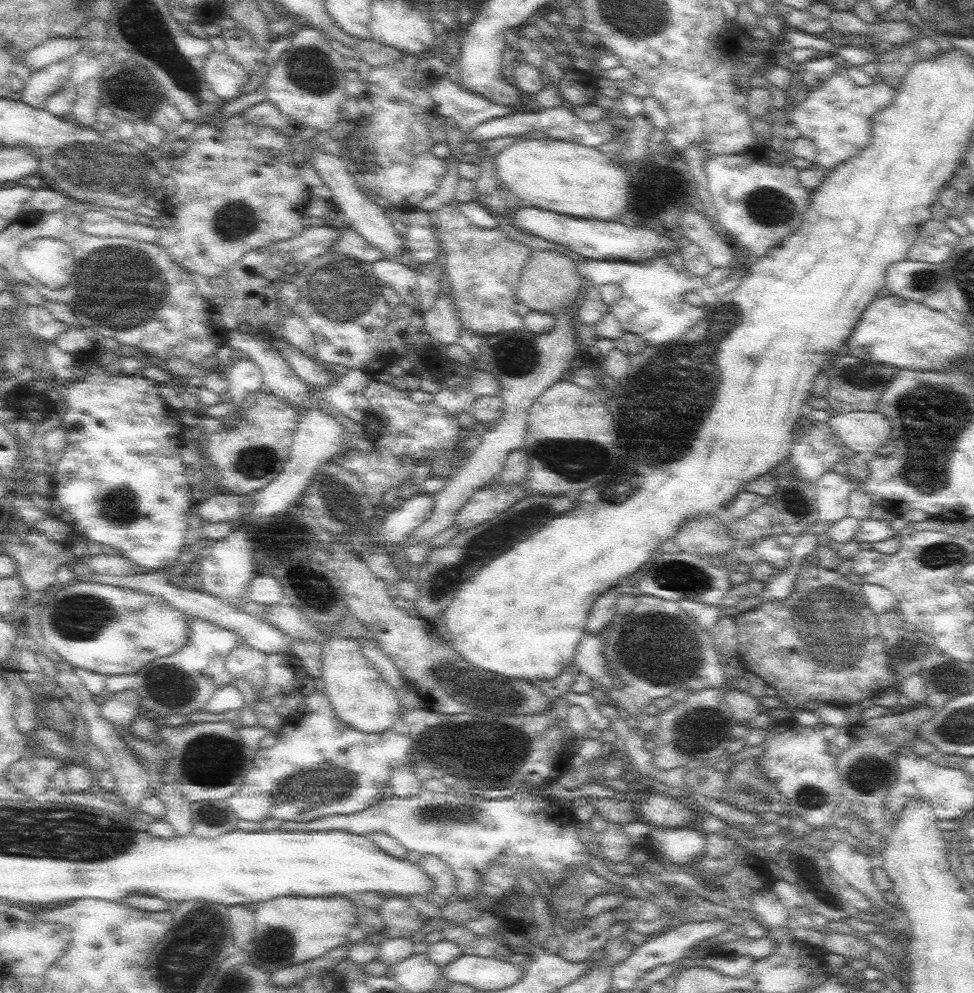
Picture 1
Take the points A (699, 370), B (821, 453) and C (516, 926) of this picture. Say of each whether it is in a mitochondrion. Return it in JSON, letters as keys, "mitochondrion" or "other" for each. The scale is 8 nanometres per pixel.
{"A":"mitochondrion","B":"other","C":"other"}

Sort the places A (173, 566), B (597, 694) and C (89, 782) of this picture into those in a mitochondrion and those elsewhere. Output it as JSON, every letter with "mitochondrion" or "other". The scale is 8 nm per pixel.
{"A":"other","B":"other","C":"other"}

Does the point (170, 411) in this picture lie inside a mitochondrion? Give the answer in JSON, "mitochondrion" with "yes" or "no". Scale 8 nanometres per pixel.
{"mitochondrion":"no"}

